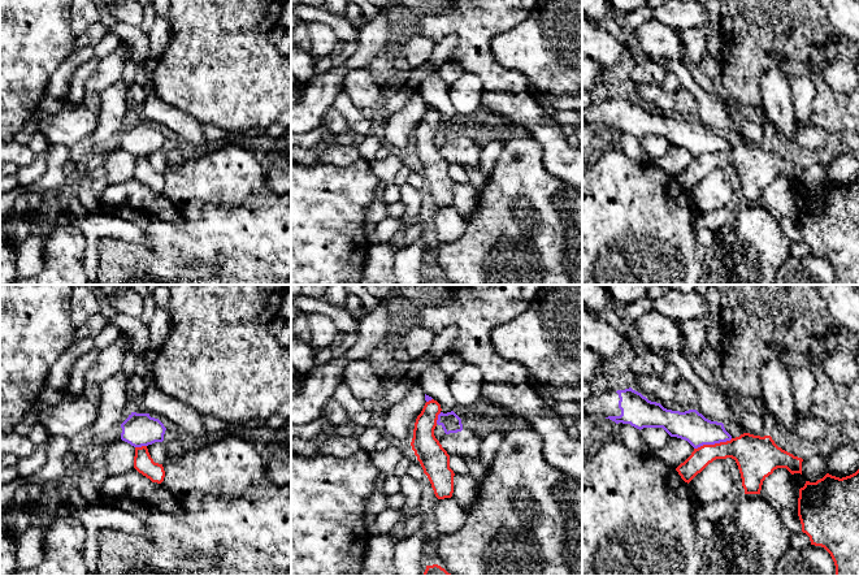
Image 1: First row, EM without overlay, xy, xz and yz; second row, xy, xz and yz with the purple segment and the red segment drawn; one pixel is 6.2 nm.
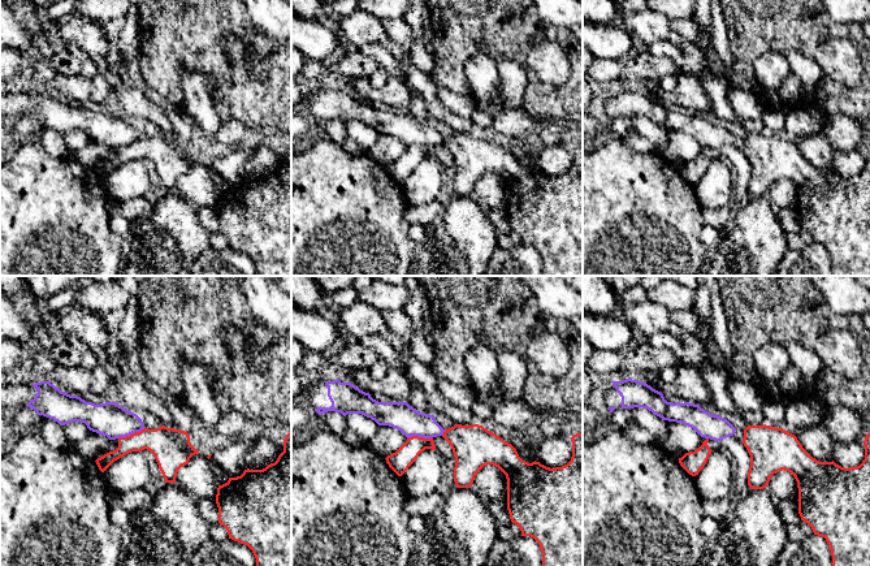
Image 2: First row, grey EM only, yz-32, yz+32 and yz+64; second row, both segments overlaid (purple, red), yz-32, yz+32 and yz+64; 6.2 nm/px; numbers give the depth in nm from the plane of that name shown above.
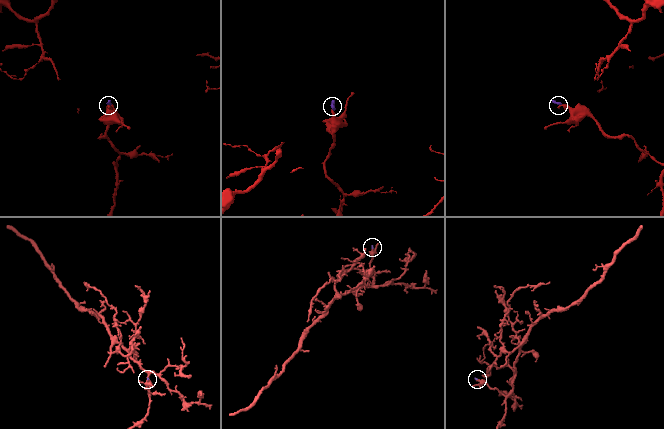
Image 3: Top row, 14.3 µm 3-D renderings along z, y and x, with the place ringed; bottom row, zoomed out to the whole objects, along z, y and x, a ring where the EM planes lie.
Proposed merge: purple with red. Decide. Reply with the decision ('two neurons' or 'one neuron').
two neurons

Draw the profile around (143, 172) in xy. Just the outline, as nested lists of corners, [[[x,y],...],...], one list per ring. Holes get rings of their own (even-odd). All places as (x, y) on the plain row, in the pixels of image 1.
[[[147,155],[135,156],[134,177],[152,191],[161,192],[164,190],[164,176],[153,170]]]

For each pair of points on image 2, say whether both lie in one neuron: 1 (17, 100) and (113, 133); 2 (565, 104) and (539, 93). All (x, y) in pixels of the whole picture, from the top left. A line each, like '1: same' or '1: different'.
1: same
2: same

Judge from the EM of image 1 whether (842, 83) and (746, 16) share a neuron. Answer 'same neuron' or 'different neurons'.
different neurons

